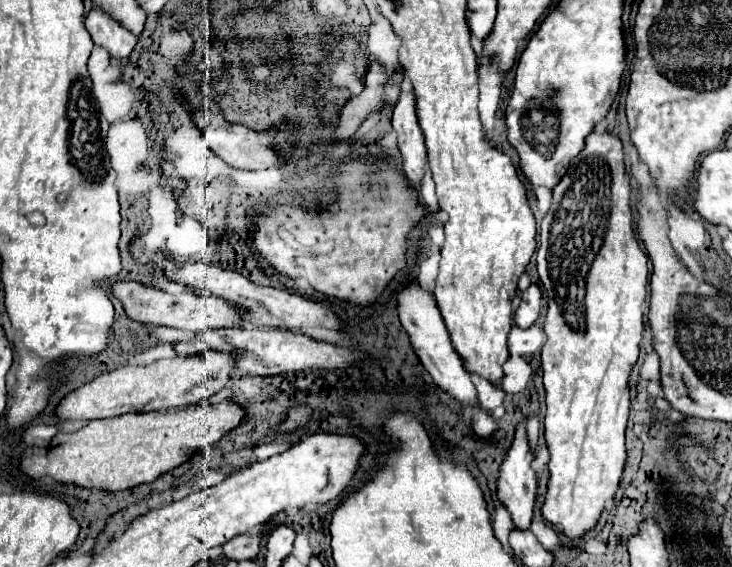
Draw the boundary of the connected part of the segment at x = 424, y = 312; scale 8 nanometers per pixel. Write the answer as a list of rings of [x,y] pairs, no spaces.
[[[413,282],[413,284],[409,284],[407,288],[403,288],[399,292],[397,300],[399,300],[399,304],[397,304],[399,320],[401,320],[403,328],[407,330],[409,338],[411,338],[411,346],[413,346],[417,358],[421,360],[421,364],[431,374],[435,386],[441,392],[451,394],[461,406],[469,406],[471,408],[471,428],[475,430],[475,434],[481,436],[481,438],[491,438],[495,434],[495,430],[497,430],[497,422],[495,422],[495,418],[491,416],[489,410],[481,408],[479,398],[477,398],[477,390],[475,390],[475,386],[471,382],[471,376],[467,374],[467,370],[463,368],[461,358],[457,356],[457,352],[451,346],[449,332],[447,332],[447,328],[443,324],[443,318],[441,318],[439,310],[437,310],[435,298],[427,290],[423,290],[417,282]]]

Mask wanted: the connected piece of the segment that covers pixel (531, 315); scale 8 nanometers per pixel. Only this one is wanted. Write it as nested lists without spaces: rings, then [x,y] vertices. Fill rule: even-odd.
[[[531,284],[523,294],[521,294],[521,304],[517,308],[517,314],[515,314],[515,322],[519,328],[529,328],[533,326],[533,322],[537,320],[539,316],[539,310],[541,310],[541,290]]]

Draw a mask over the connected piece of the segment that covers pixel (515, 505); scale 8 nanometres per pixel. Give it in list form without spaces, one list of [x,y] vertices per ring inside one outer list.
[[[523,418],[517,424],[515,440],[513,440],[503,464],[501,464],[501,474],[499,474],[499,482],[497,482],[499,500],[511,512],[511,518],[513,518],[515,526],[521,526],[521,528],[529,528],[531,516],[533,516],[533,506],[535,506],[535,496],[537,496],[537,474],[531,468],[533,460],[535,460],[535,456],[531,452],[529,440],[527,440],[527,418]]]

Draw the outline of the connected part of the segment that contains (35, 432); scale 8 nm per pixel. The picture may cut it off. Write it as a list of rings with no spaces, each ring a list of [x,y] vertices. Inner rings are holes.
[[[29,424],[23,428],[23,442],[27,446],[45,446],[57,434],[57,426],[47,424]]]

